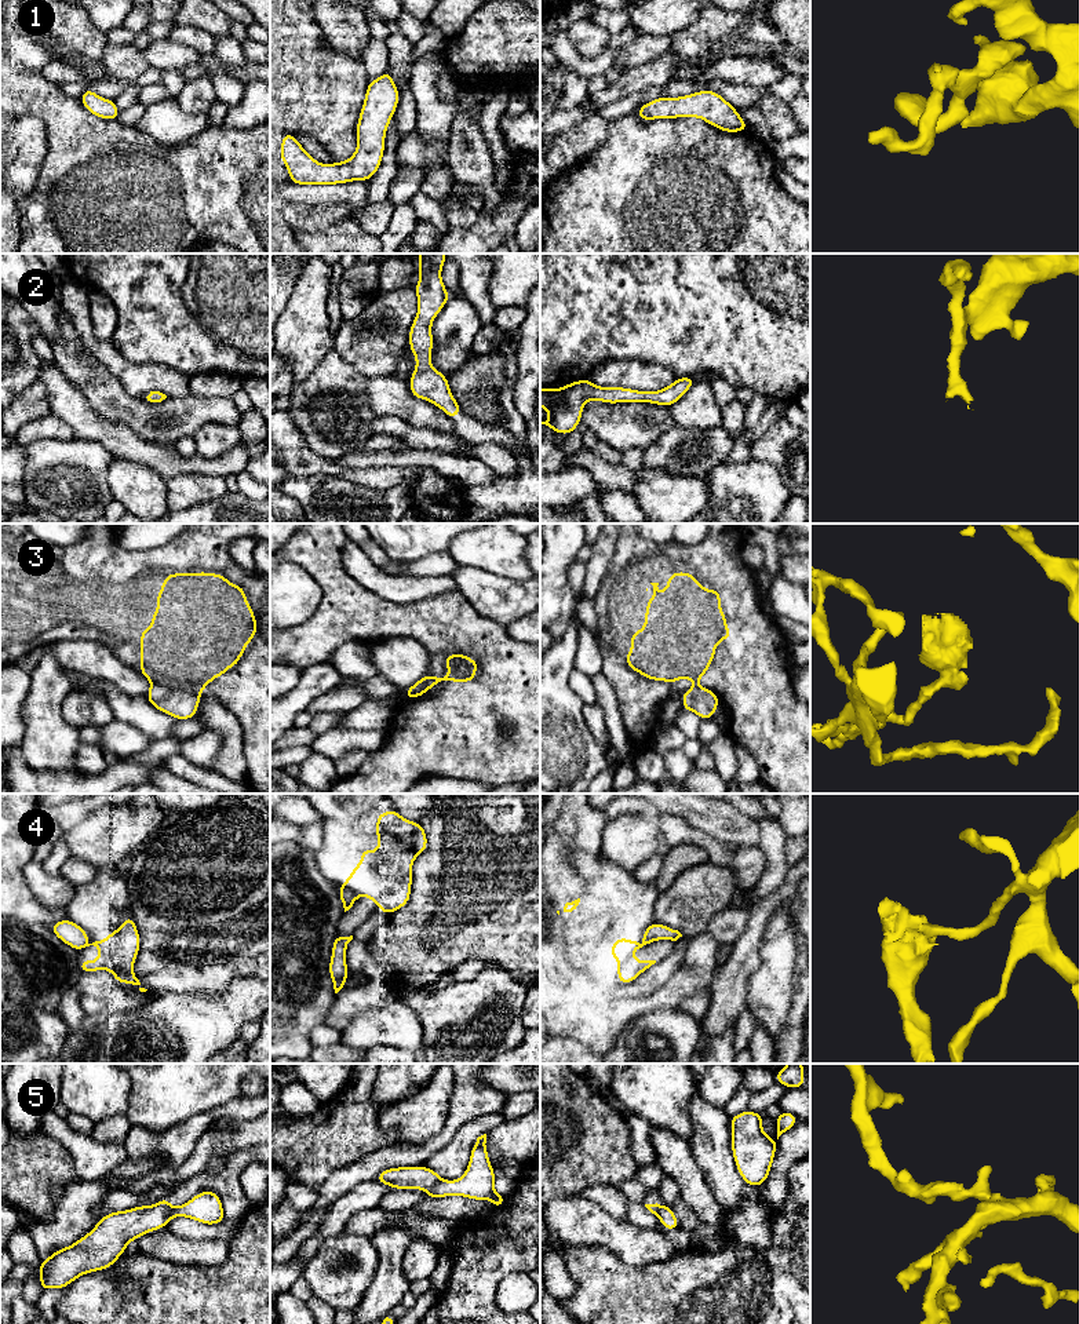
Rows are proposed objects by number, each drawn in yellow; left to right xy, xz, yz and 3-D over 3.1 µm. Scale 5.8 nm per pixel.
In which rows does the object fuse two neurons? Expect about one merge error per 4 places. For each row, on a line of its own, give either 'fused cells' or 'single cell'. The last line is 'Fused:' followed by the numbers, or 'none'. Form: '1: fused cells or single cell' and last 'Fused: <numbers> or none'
1: single cell
2: single cell
3: fused cells
4: fused cells
5: fused cells
Fused: 3, 4, 5

